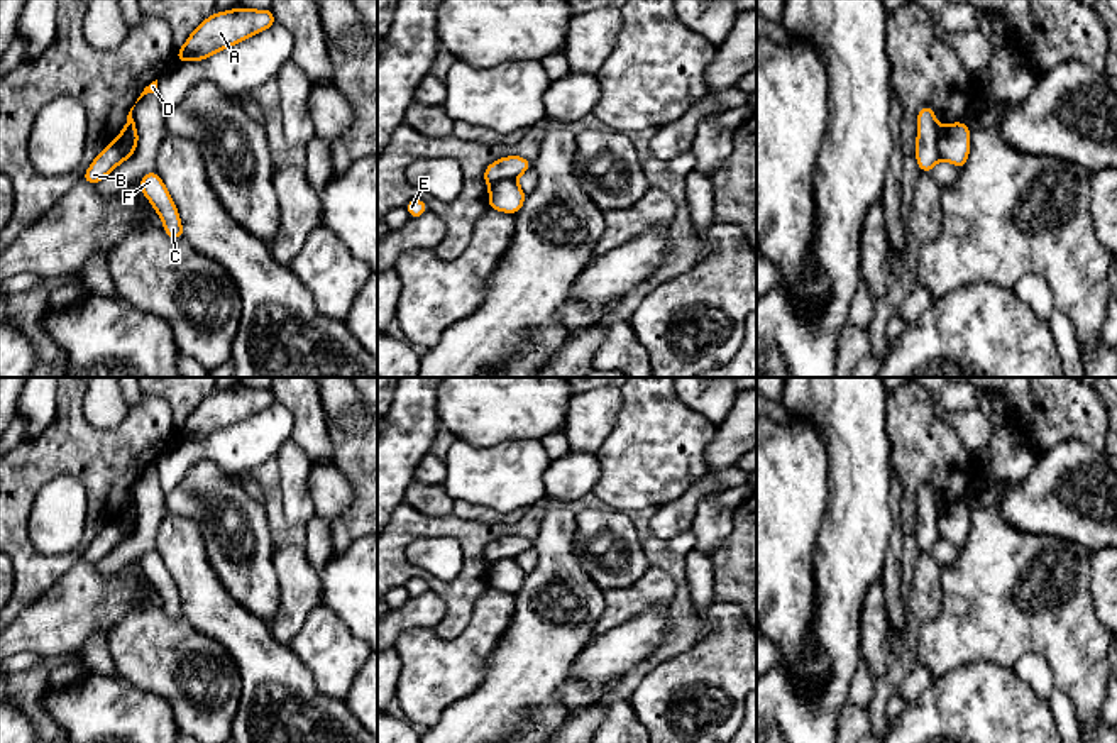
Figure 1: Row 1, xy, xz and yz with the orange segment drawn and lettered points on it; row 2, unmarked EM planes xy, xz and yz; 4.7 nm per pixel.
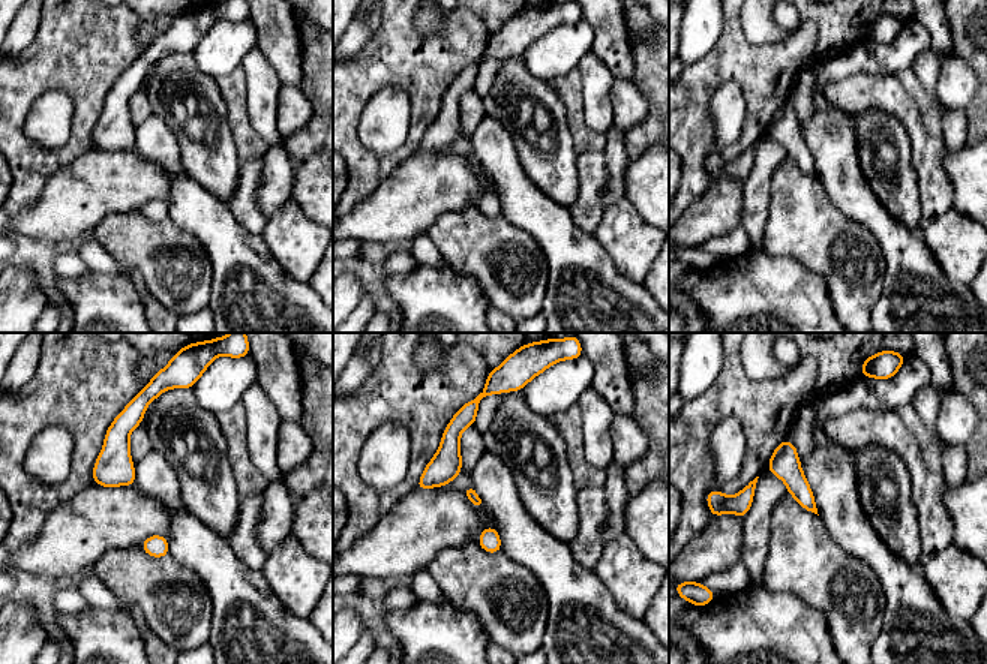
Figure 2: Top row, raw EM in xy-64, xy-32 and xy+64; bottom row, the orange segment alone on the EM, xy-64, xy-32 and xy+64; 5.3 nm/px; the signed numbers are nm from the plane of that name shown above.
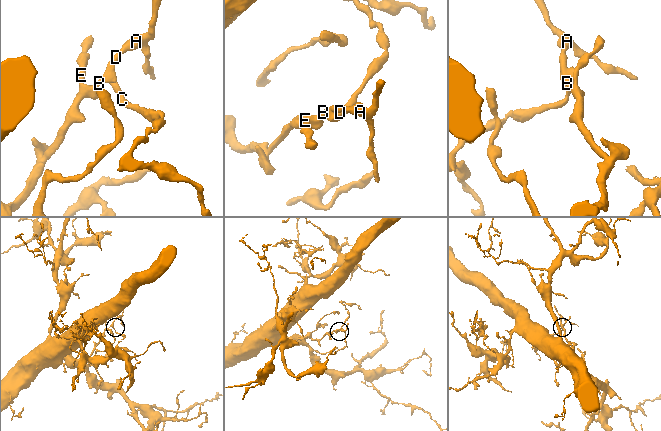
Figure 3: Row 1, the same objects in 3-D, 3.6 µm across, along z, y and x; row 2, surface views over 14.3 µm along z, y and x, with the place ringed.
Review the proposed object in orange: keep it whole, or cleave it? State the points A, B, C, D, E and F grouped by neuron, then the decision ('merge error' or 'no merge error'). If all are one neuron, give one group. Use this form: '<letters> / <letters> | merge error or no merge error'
A B D E / C F | merge error

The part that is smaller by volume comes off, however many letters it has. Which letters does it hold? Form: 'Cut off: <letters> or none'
Cut off: C, F

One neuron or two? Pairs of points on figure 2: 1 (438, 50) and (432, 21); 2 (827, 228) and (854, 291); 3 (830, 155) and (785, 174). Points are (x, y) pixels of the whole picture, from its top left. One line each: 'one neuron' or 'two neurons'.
1: two neurons
2: one neuron
3: two neurons

